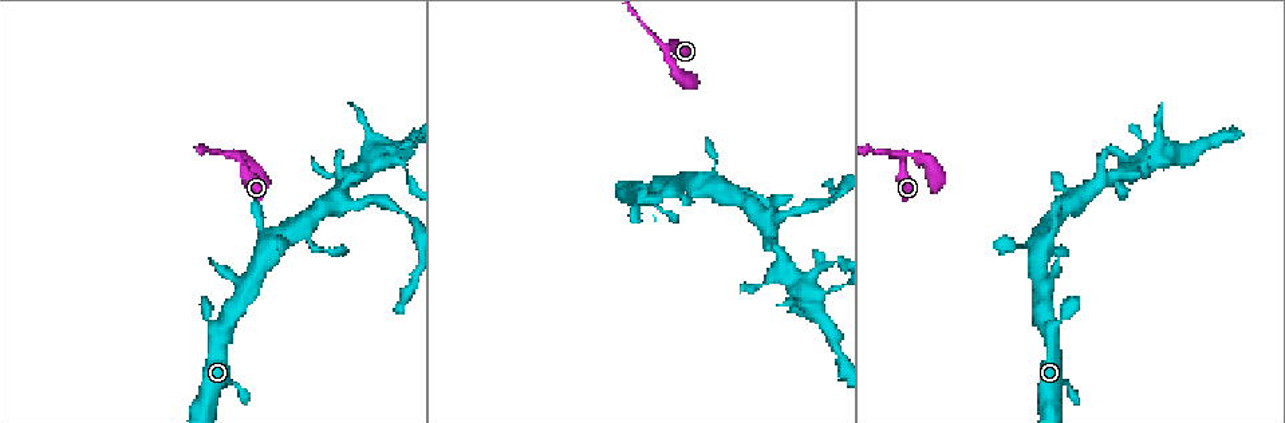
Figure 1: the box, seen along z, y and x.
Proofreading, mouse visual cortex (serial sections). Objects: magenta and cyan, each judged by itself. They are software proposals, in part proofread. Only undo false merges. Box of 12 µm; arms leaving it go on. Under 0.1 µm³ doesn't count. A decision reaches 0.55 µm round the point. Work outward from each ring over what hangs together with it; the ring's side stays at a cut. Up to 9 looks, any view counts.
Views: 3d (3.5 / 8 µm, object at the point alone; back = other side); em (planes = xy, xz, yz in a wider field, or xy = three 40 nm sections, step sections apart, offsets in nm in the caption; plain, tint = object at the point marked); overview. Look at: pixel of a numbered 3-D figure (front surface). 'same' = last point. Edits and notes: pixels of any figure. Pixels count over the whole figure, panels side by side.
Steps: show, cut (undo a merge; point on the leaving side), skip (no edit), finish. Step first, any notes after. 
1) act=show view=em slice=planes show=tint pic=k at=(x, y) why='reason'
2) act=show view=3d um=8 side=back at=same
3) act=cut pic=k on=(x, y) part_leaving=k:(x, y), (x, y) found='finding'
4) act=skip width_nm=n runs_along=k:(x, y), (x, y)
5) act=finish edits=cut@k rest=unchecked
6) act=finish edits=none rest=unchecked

act=show view=3d um=3.5 pic=1 at=(663, 43) why='two arms in line, one across'

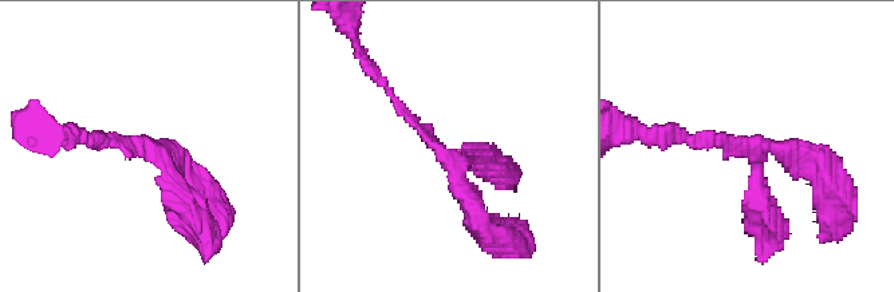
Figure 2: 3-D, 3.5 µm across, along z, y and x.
act=skip runs_along=2:(200, 223), (146, 148), (89, 139) found='continuous, no second cell'

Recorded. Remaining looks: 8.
act=show view=em slice=xy step=1 show=tint pic=1 at=(268, 245)

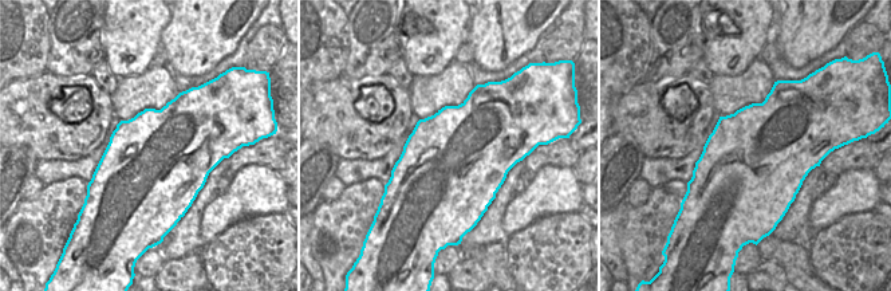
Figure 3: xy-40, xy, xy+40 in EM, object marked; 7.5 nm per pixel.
act=show view=3d um=3.5 at=same

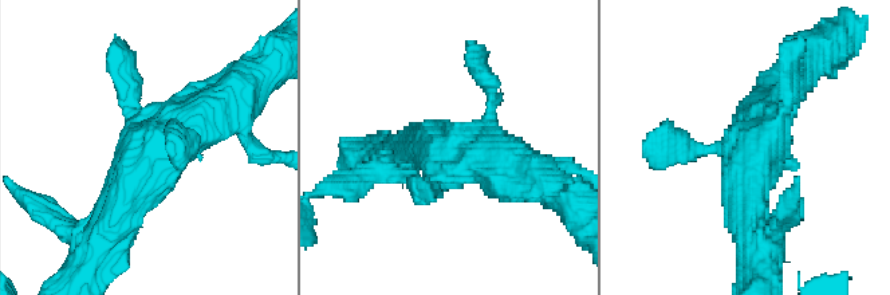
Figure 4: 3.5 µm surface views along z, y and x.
act=skip runs_along=4:(115, 221), (137, 156), (223, 102) found='continuous, no second cell'

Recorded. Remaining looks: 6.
act=show view=3d um=3.5 pic=1 at=(1088, 195) why='branch point'

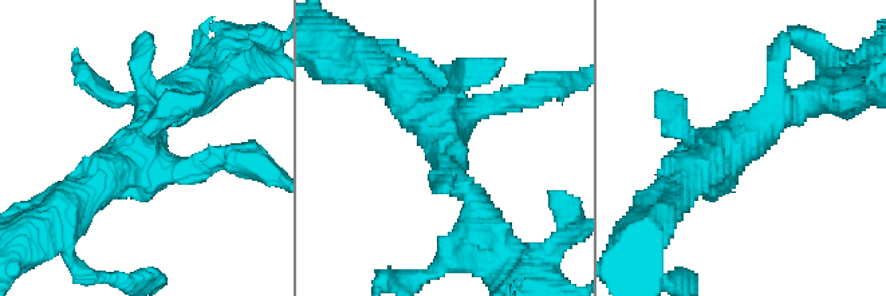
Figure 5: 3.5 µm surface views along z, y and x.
act=show view=em slice=xy step=3 show=tint pic=5 at=(443, 145) why='need the tissue'

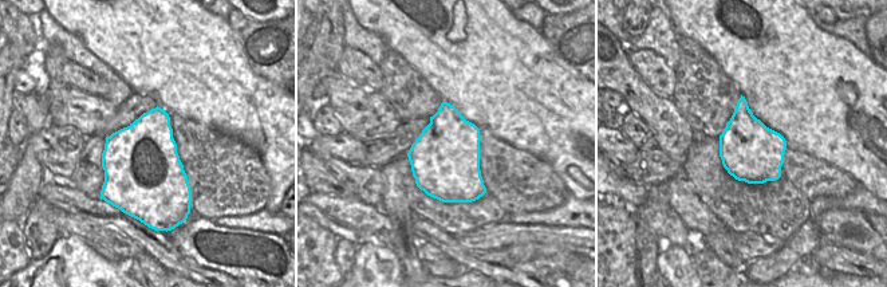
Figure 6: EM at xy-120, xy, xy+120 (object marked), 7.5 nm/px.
act=skip runs_along=5:(380, 72), (442, 127), (467, 192) found='continuous, no second cell'

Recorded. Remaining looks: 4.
act=show view=3d um=3.5 side=back pic=1 at=(395, 207) why='calibre changes'

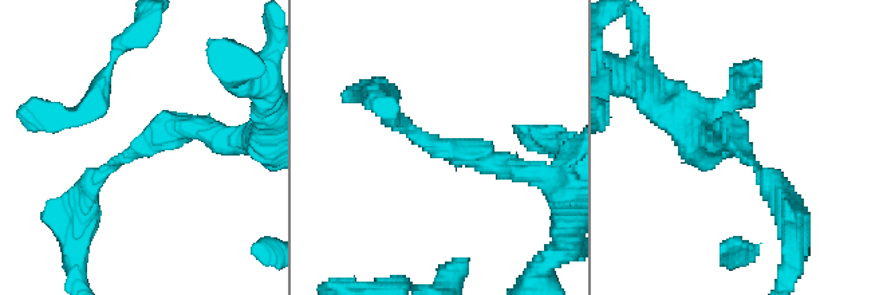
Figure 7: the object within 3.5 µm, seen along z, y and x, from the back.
act=show view=em slice=planes show=tint pic=7 at=(439, 148) arm_widths_nm=200,250

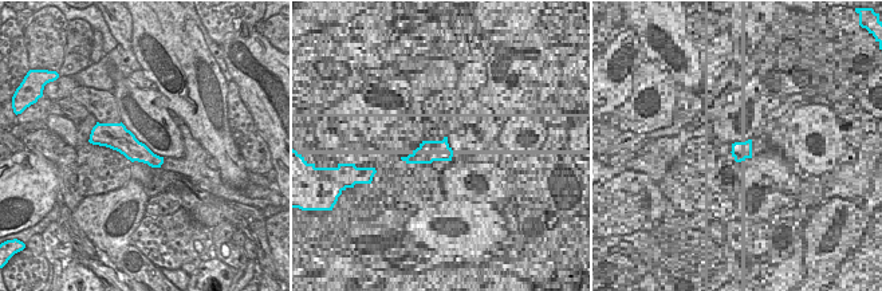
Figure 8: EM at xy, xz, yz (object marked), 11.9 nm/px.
act=skip runs_along=7:(217, 134), (164, 130), (102, 172), (86, 200) found='one cell here'

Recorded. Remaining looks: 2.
act=finish edits=none rest=unchecked

